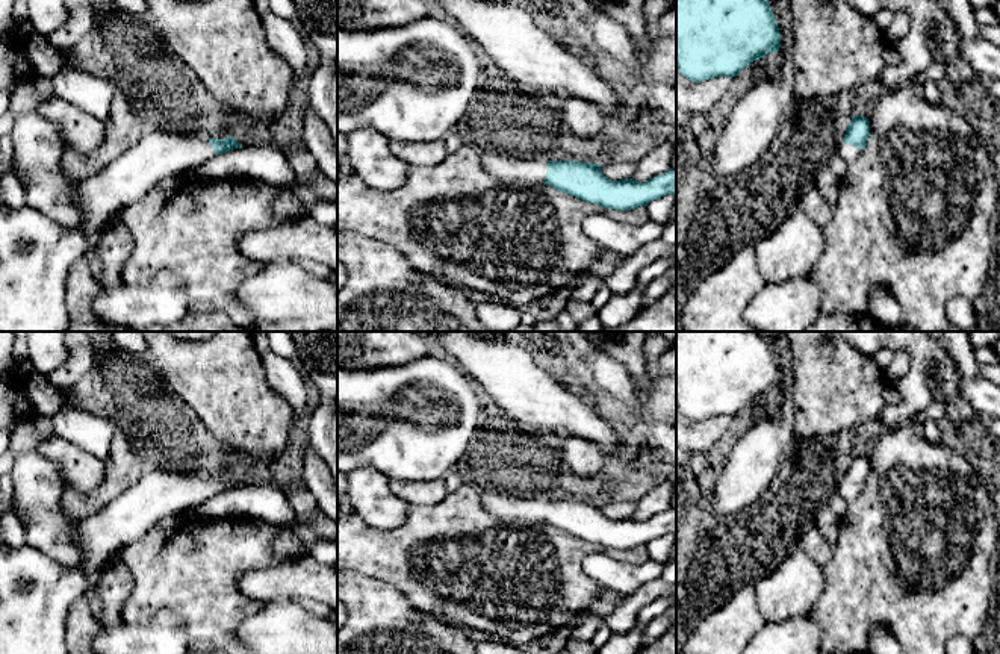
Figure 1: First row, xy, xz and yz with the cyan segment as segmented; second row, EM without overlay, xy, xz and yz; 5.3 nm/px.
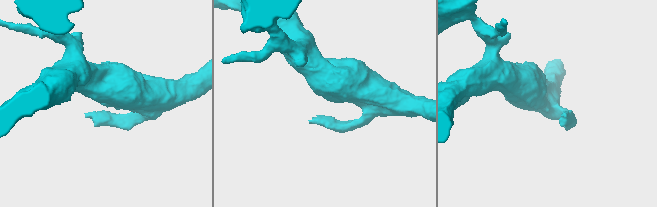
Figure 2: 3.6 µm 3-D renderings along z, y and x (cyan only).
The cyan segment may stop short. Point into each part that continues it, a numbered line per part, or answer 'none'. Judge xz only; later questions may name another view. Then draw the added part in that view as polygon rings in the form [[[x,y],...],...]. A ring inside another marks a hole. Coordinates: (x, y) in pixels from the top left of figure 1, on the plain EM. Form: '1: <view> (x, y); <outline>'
1: xz (513, 509); [[[483,490],[483,506],[507,522],[543,522],[548,510],[546,498],[522,498],[505,492]]]

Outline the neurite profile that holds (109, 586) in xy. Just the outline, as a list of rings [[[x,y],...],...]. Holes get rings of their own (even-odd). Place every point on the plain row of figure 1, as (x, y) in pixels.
[[[120,550],[112,553],[103,565],[88,577],[85,598],[91,613],[103,625],[123,624],[123,606],[130,596],[130,572],[120,560]]]

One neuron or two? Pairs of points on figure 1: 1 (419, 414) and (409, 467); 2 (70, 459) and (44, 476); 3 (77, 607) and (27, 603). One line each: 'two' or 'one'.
1: one
2: two
3: two

